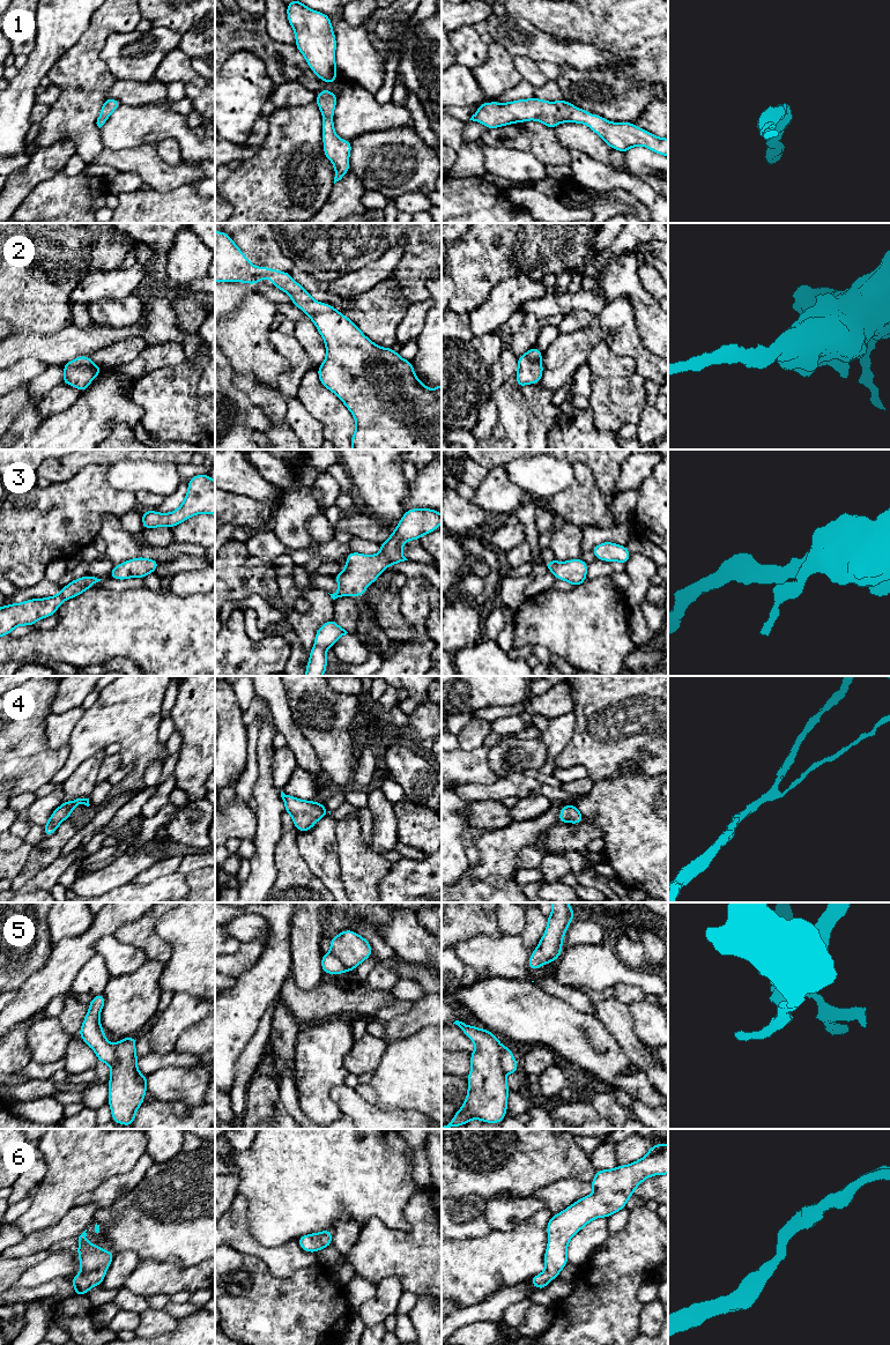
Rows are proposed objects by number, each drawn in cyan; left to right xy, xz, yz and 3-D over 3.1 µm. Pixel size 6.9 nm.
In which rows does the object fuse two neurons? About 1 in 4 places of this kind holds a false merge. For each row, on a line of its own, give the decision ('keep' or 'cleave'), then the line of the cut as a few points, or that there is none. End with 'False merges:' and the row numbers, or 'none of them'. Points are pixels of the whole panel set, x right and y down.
1: keep; no cut
2: keep; no cut
3: keep; no cut
4: keep; no cut
5: cleave; cut in yz along (502, 1046), (501, 1064), (505, 1074)
6: keep; no cut
False merges: 5

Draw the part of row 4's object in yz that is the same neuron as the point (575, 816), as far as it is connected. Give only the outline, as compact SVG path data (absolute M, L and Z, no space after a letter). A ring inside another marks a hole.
M562 805L558 823L581 824L584 817L577 805Z

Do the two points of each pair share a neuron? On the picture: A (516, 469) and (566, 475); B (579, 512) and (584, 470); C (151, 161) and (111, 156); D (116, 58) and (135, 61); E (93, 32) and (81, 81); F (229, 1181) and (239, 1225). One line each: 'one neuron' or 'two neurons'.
A: one neuron
B: one neuron
C: one neuron
D: one neuron
E: one neuron
F: two neurons

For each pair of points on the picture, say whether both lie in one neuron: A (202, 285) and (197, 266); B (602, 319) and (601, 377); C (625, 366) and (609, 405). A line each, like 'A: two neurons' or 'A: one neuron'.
A: two neurons
B: two neurons
C: one neuron

